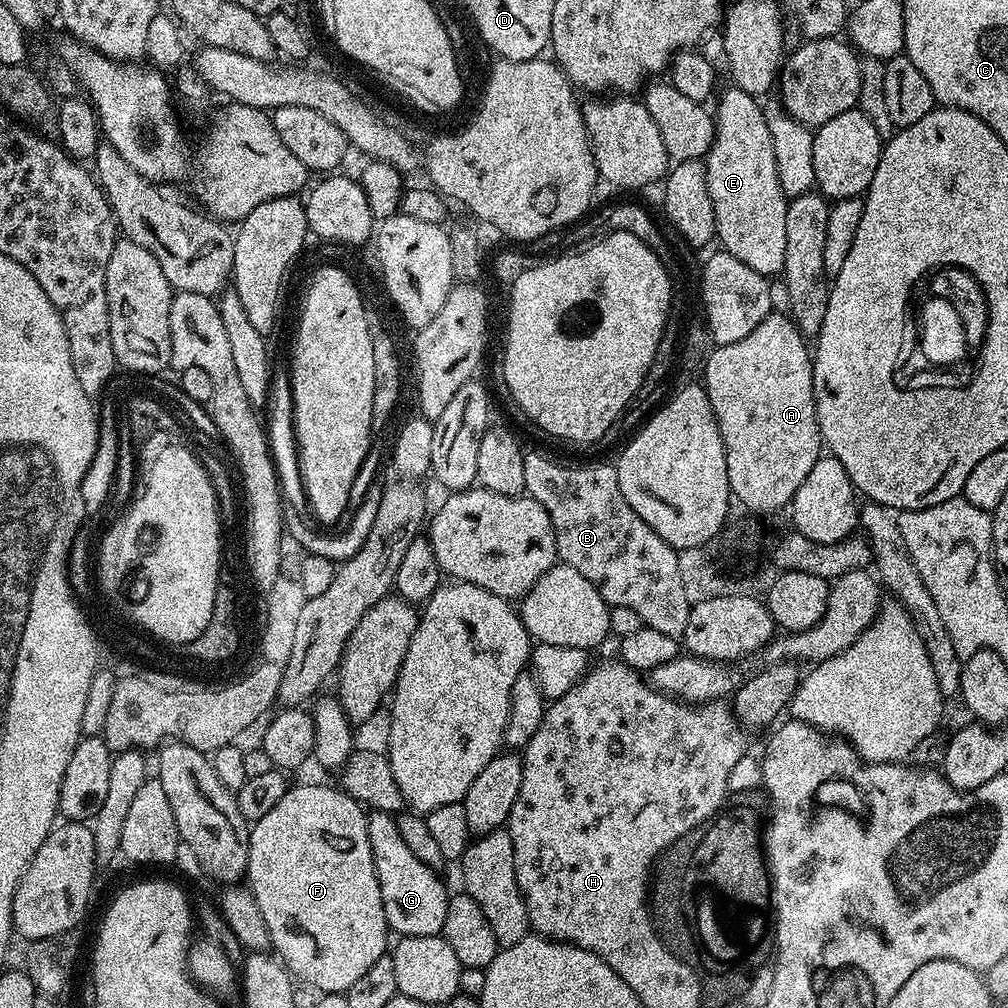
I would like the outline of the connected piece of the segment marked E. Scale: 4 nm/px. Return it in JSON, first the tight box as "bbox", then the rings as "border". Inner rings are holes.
{"bbox":[706,86,789,278],"border":[[[728,86],[724,93],[719,93],[715,101],[714,119],[716,136],[712,140],[712,149],[706,157],[708,169],[708,193],[714,206],[714,222],[716,223],[715,239],[720,240],[719,247],[729,252],[738,262],[746,262],[750,270],[758,270],[758,274],[769,278],[779,277],[784,271],[786,262],[786,210],[789,197],[782,190],[782,182],[778,178],[778,162],[774,158],[774,138],[770,138],[770,126],[766,126],[766,118],[761,101],[757,97],[746,94],[742,89]]]}

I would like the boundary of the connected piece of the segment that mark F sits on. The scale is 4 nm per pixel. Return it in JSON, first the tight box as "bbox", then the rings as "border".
{"bbox":[246,784,390,994],"border":[[[300,784],[289,787],[287,794],[270,810],[270,814],[264,815],[260,820],[251,825],[248,834],[248,870],[246,873],[247,887],[251,888],[254,898],[258,902],[258,910],[262,910],[262,918],[266,921],[266,930],[272,939],[272,948],[285,968],[297,981],[305,980],[312,988],[317,988],[320,994],[344,994],[378,958],[382,958],[390,948],[388,936],[390,929],[386,910],[382,906],[382,890],[376,877],[376,863],[370,850],[370,838],[368,837],[368,816],[359,802],[339,787],[327,788],[324,784]]]}

